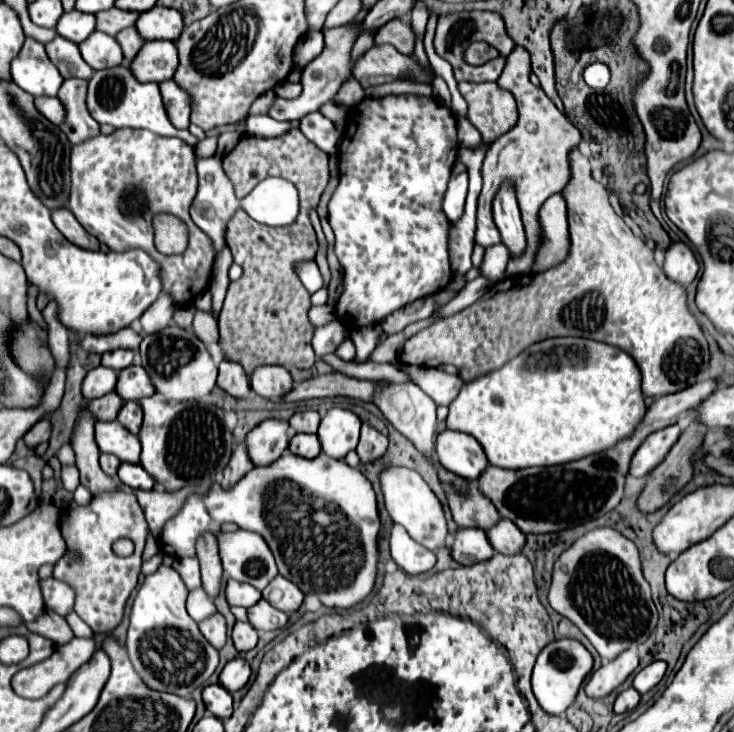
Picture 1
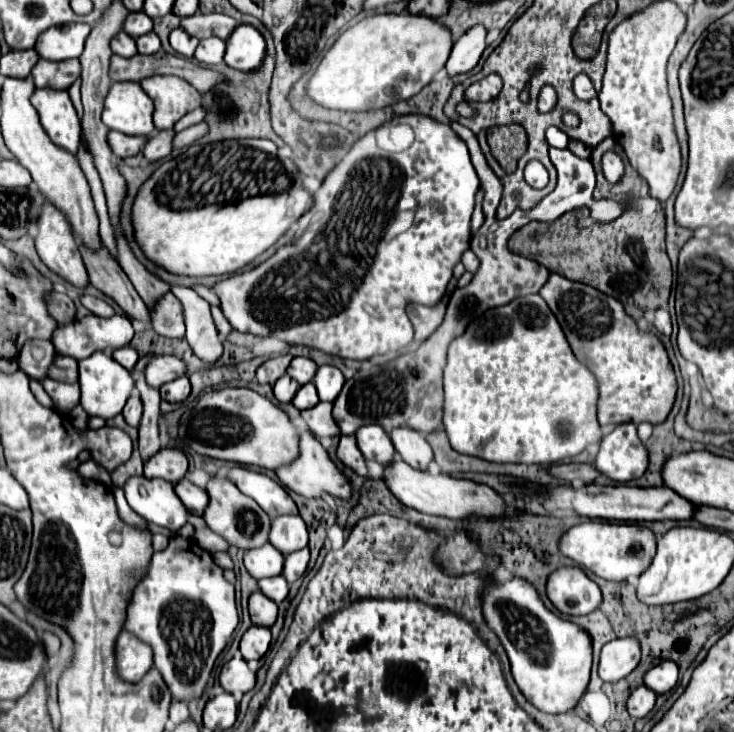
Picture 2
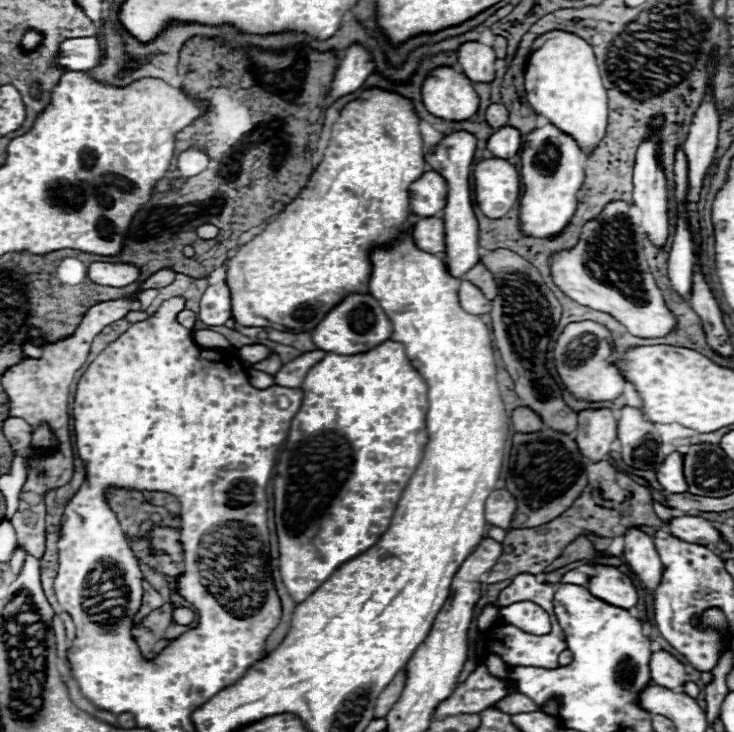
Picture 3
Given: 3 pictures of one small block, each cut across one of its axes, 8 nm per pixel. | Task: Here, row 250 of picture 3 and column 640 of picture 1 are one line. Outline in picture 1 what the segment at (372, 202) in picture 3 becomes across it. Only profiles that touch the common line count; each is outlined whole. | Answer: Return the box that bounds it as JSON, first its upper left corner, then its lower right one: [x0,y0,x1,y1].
[400,148,710,396]

